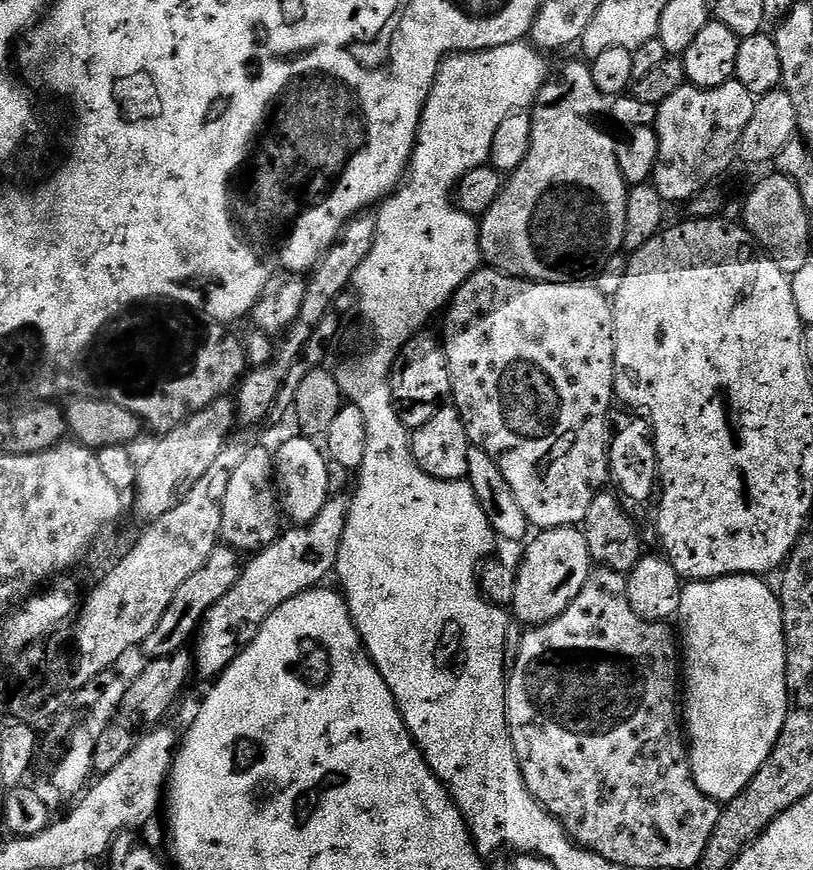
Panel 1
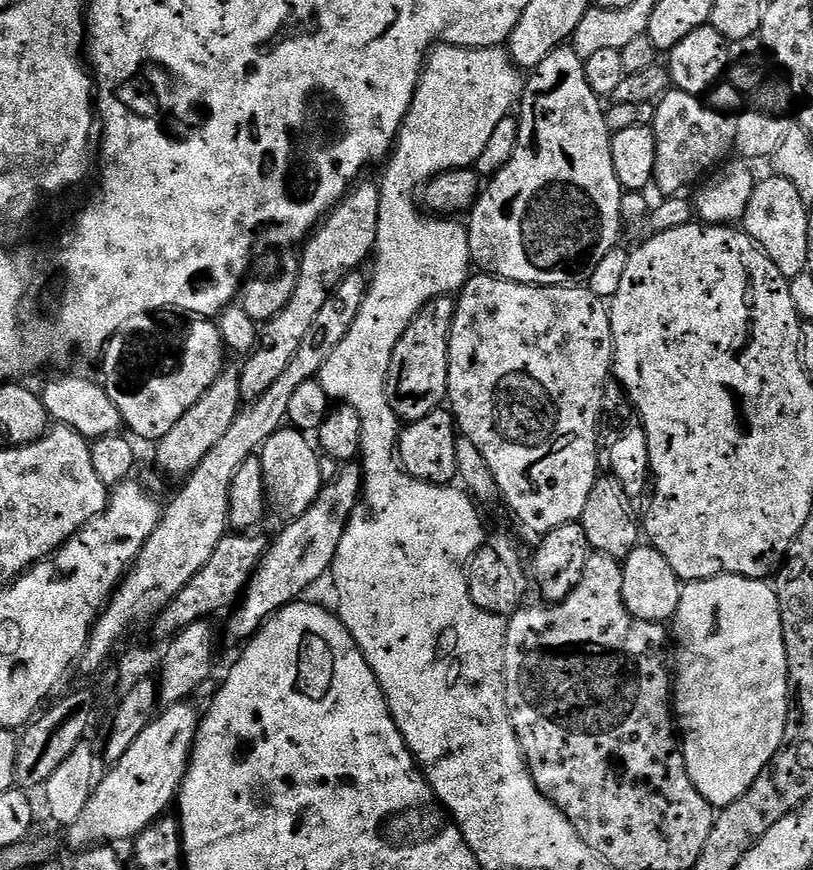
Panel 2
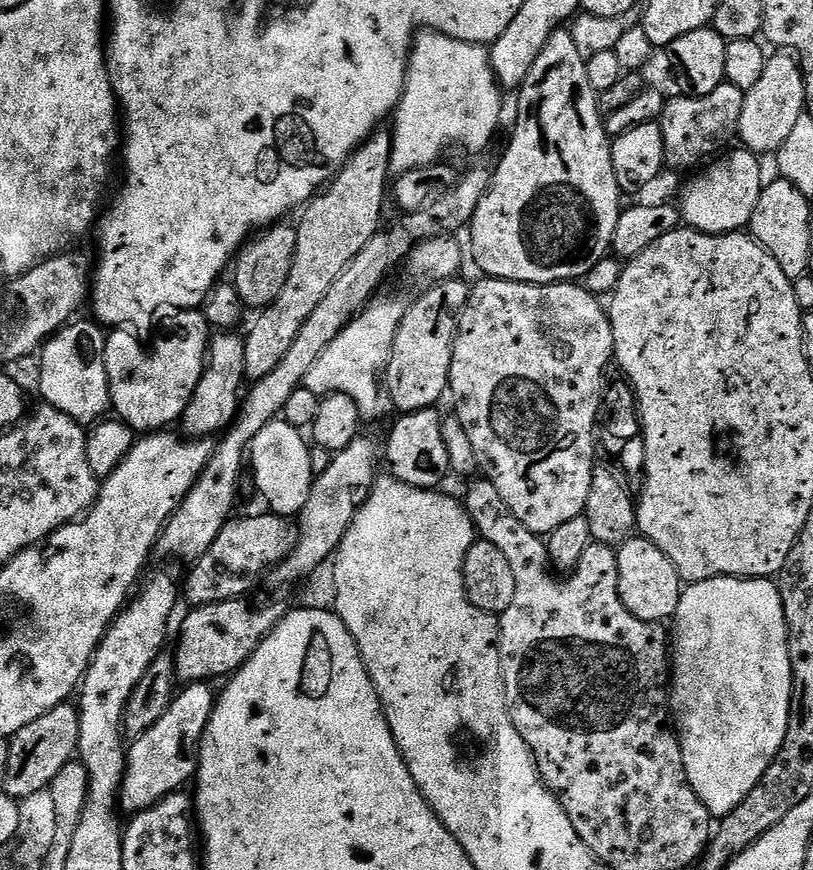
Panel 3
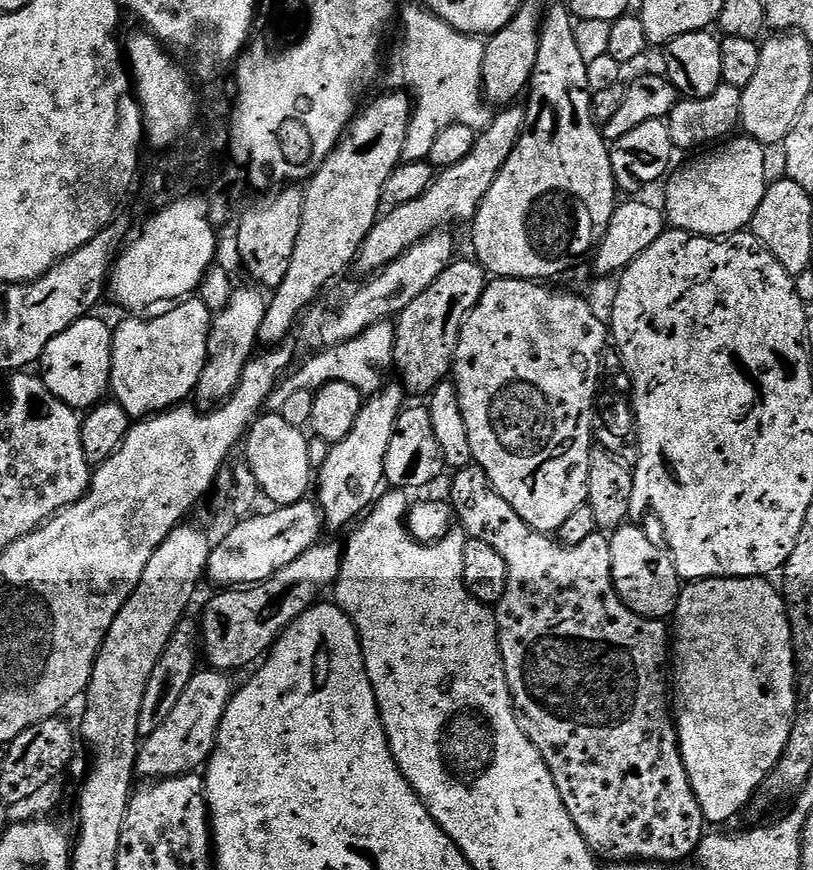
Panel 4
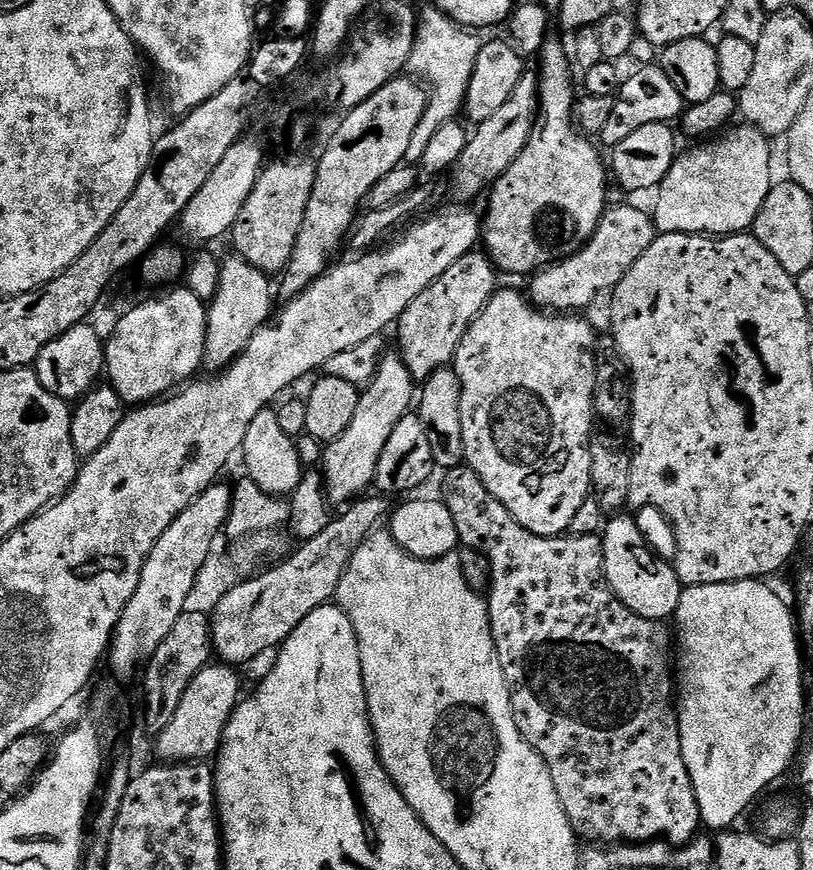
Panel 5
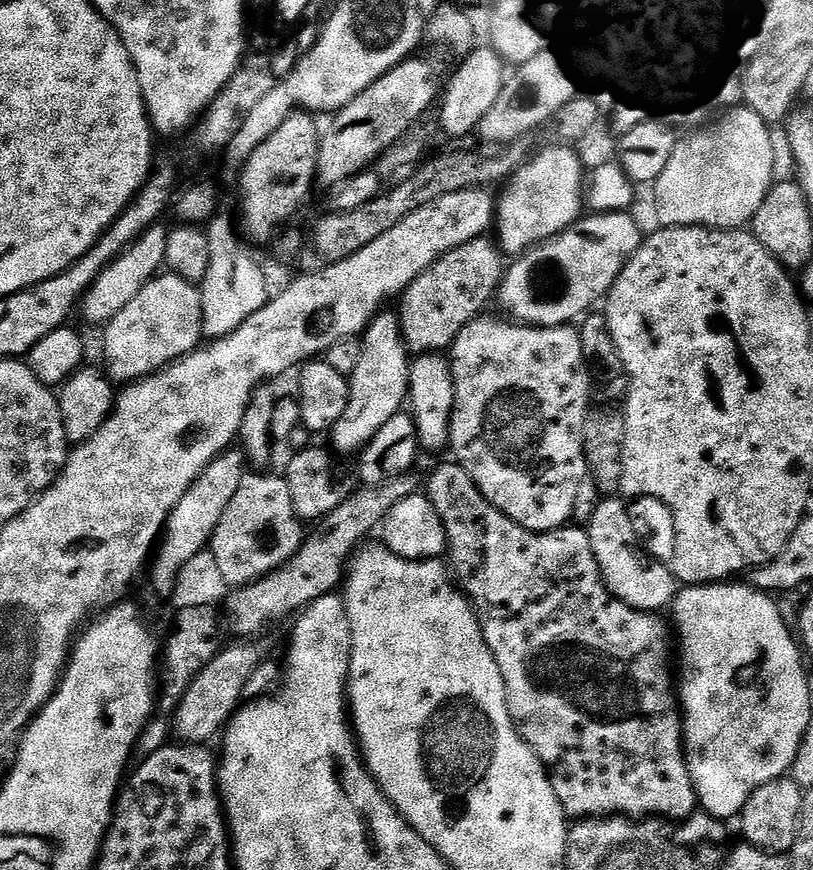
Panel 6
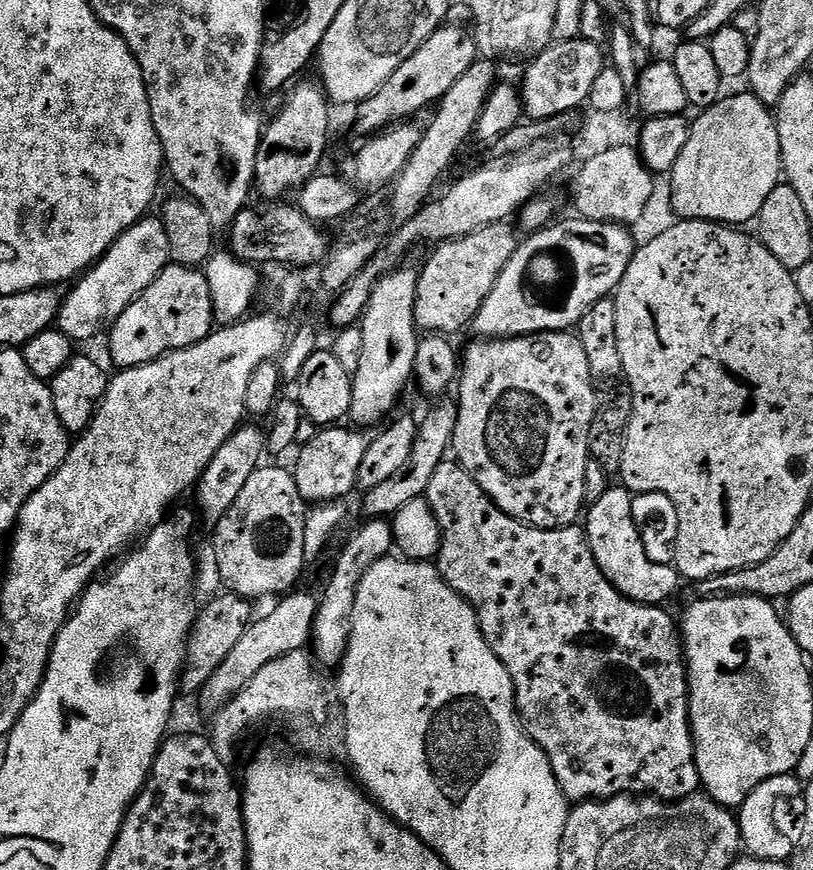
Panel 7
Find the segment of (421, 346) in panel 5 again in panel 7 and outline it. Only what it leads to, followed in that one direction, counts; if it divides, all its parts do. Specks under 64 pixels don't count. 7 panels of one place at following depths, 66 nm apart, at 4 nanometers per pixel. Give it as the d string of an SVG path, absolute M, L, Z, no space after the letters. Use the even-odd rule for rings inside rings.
M511 223L491 224L482 230L474 230L474 234L466 234L457 240L445 240L431 249L432 257L425 262L424 268L419 269L418 290L414 298L414 318L417 329L424 334L452 334L460 332L471 325L479 312L479 308L486 301L487 295L498 282L499 275L510 258L513 258L518 245L517 229Z

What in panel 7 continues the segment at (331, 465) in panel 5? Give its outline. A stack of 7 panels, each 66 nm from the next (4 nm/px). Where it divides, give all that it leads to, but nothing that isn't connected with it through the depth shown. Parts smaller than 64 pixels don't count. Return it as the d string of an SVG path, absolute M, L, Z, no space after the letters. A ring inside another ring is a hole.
M397 266L381 276L370 294L370 302L358 321L362 334L362 358L358 361L358 370L352 373L352 410L350 420L356 426L376 426L379 420L395 406L416 370L416 355L421 337L418 335L414 318L414 298L418 290L419 271L414 267Z

